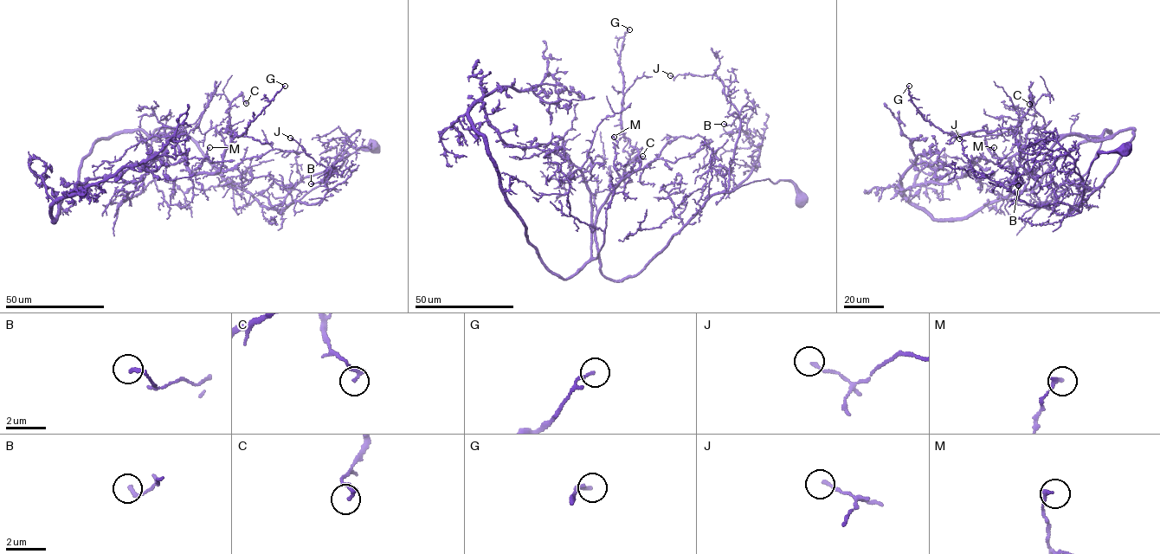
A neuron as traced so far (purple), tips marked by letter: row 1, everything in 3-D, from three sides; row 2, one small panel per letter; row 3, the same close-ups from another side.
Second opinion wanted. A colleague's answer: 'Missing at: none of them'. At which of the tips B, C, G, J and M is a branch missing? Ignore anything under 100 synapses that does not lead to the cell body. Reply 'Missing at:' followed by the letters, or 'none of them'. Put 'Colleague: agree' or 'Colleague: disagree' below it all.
Missing at: none of them
Colleague: agree

